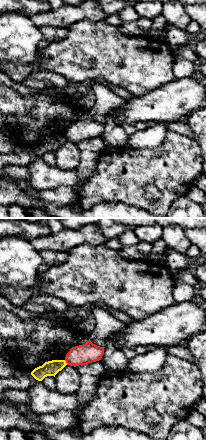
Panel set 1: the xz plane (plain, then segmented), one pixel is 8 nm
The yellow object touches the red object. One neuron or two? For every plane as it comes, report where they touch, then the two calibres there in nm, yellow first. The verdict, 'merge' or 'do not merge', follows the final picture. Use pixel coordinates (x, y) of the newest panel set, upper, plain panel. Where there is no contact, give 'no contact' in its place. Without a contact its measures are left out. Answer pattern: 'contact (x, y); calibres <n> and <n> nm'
contact (65, 138); calibres 120 and 160 nm

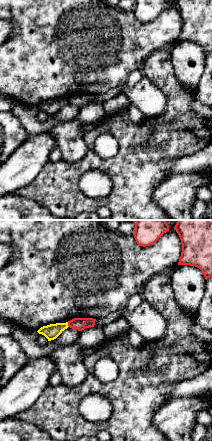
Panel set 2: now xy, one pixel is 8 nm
contact (67, 100); calibres 120 and 100 nm

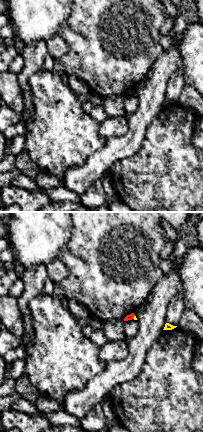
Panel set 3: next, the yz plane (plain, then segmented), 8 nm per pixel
contact (134, 93); calibres 20 and 50 nm

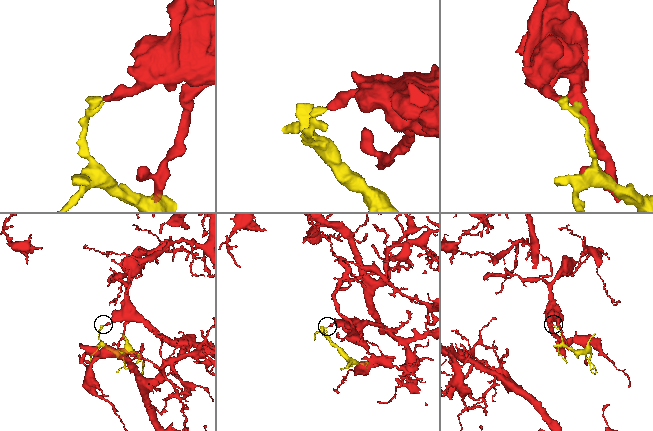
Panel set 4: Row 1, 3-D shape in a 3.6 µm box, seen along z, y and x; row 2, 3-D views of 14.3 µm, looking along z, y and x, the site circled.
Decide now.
do not merge

